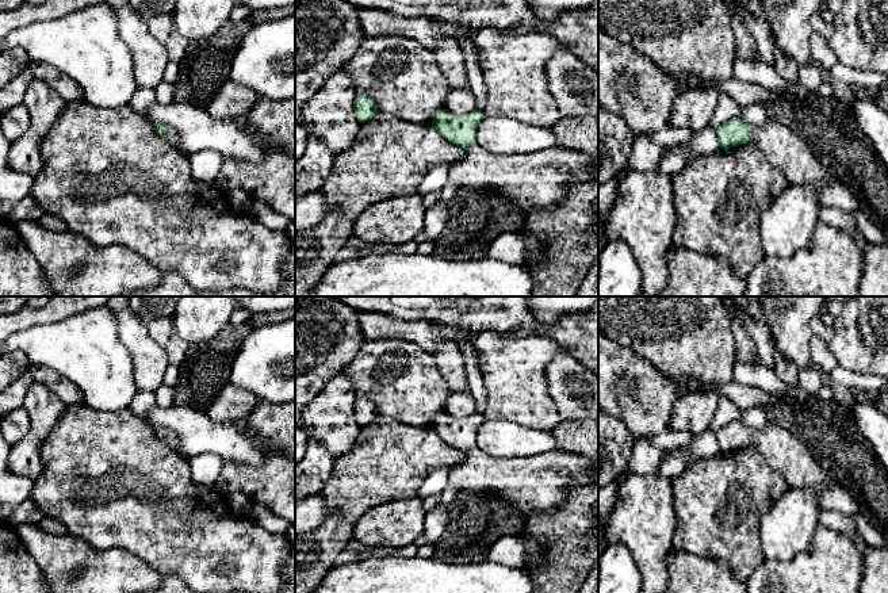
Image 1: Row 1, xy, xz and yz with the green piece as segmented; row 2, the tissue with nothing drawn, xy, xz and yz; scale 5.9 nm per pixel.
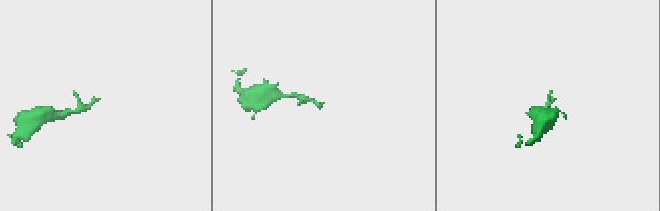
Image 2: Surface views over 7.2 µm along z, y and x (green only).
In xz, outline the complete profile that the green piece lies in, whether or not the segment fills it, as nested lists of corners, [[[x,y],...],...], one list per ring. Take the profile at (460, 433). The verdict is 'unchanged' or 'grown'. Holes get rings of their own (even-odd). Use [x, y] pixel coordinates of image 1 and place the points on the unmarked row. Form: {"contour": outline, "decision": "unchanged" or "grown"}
{"contour": [[[445,412],[433,420],[432,431],[445,443],[466,454],[464,462],[453,467],[449,474],[449,485],[455,486],[458,491],[500,496],[513,505],[520,512],[523,521],[525,521],[531,512],[548,512],[558,508],[571,487],[586,486],[594,482],[589,459],[564,454],[558,448],[540,455],[513,459],[495,459],[483,454],[476,447],[476,429],[483,421],[485,417],[479,413],[455,418]]], "decision": "grown"}

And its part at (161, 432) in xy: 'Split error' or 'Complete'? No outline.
Split error

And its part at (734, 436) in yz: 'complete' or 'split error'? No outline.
split error

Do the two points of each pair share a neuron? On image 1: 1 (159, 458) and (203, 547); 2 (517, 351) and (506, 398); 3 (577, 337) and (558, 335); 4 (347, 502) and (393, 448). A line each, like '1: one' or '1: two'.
1: one
2: one
3: one
4: one

